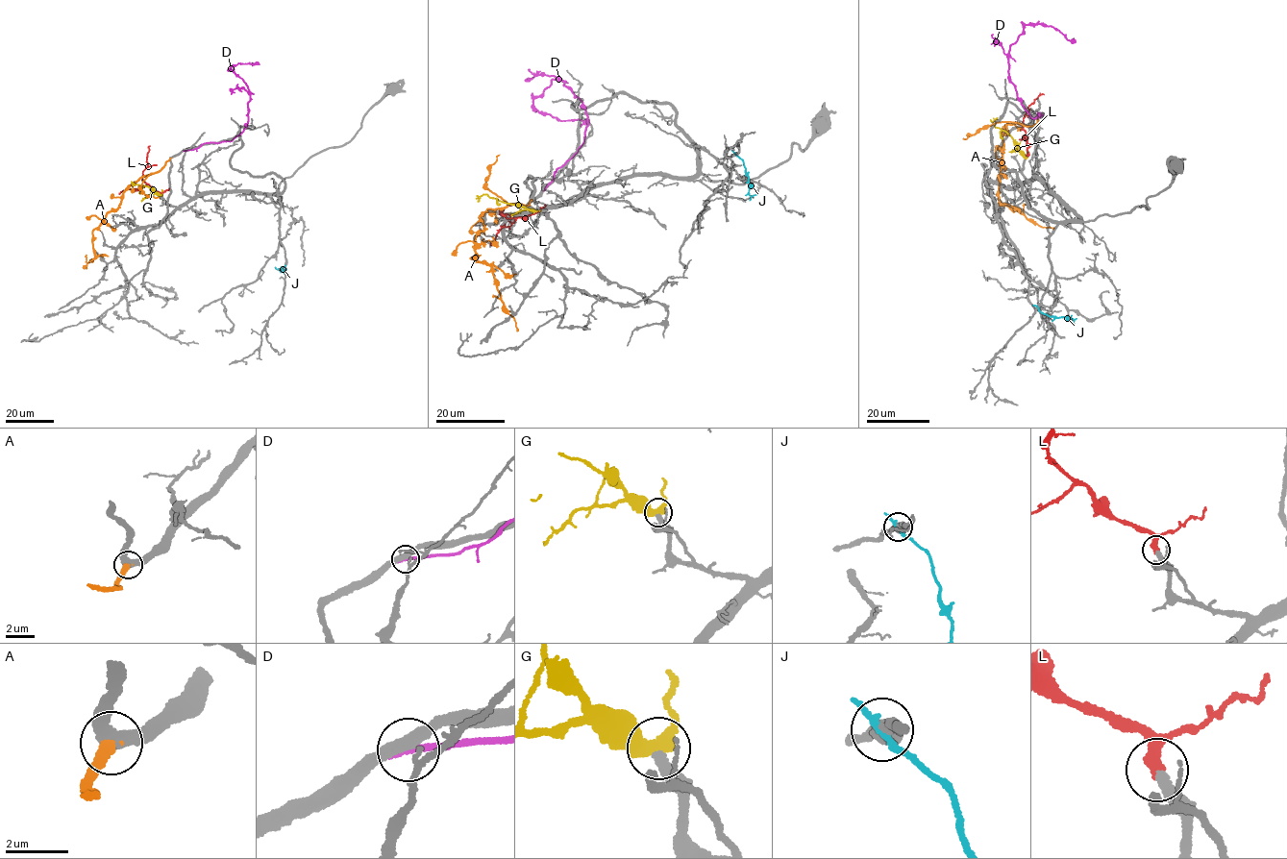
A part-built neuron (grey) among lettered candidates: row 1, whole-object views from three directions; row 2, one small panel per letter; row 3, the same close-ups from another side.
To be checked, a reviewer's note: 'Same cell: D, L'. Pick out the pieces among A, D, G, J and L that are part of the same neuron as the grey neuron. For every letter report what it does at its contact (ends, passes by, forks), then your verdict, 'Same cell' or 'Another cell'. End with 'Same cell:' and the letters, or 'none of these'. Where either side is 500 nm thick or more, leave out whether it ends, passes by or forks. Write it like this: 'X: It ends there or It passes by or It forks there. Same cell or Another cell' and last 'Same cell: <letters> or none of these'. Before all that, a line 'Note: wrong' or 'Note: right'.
Note: wrong
A: It ends there. Same cell
D: It ends there. Another cell
G: It passes by. Another cell
J: It passes by. Another cell
L: It passes by. Same cell
Same cell: A, L

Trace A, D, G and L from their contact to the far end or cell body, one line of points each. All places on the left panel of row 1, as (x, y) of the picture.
A: (170, 159), (160, 170), (141, 176), (123, 193), (121, 204), (92, 232), (94, 257), (83, 268)
D: (185, 150), (228, 141), (242, 132), (247, 122), (250, 92), (229, 69), (238, 63), (258, 62)
G: (160, 195), (148, 186), (131, 181)
L: (160, 195), (142, 179), (150, 145)

